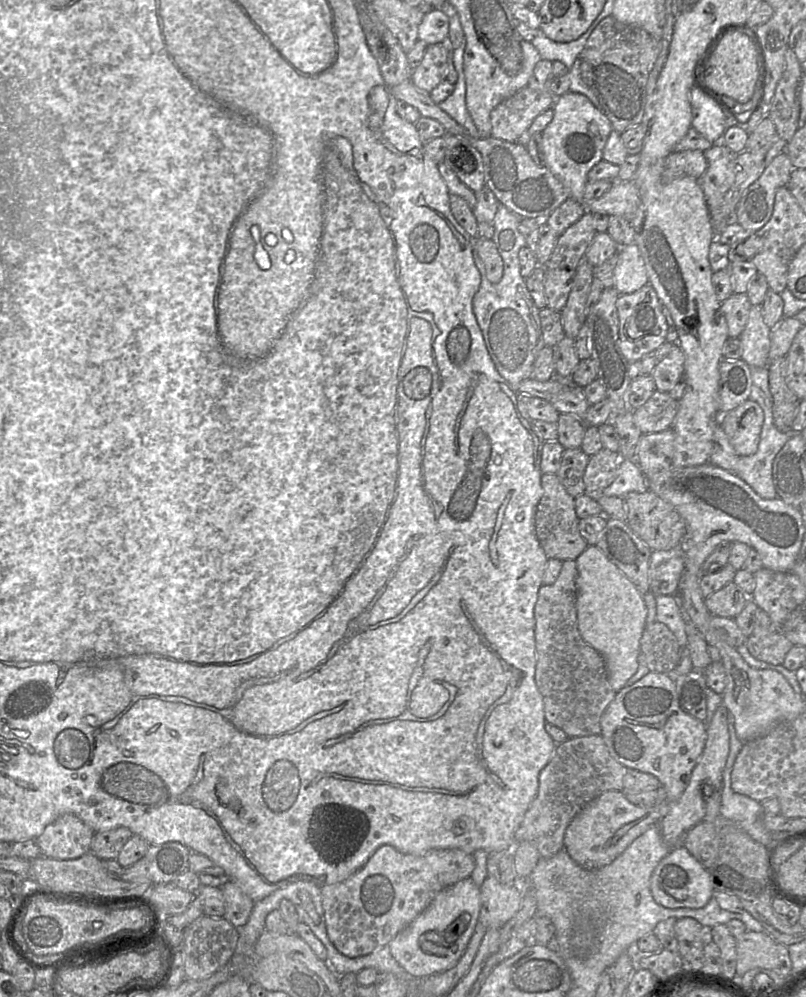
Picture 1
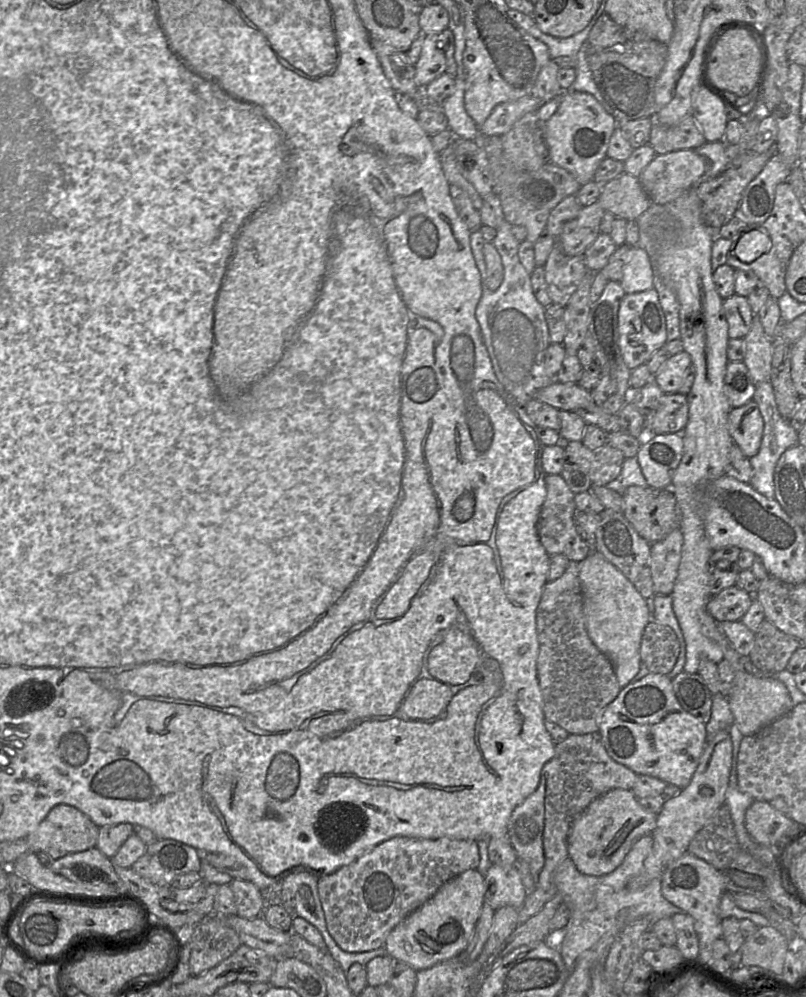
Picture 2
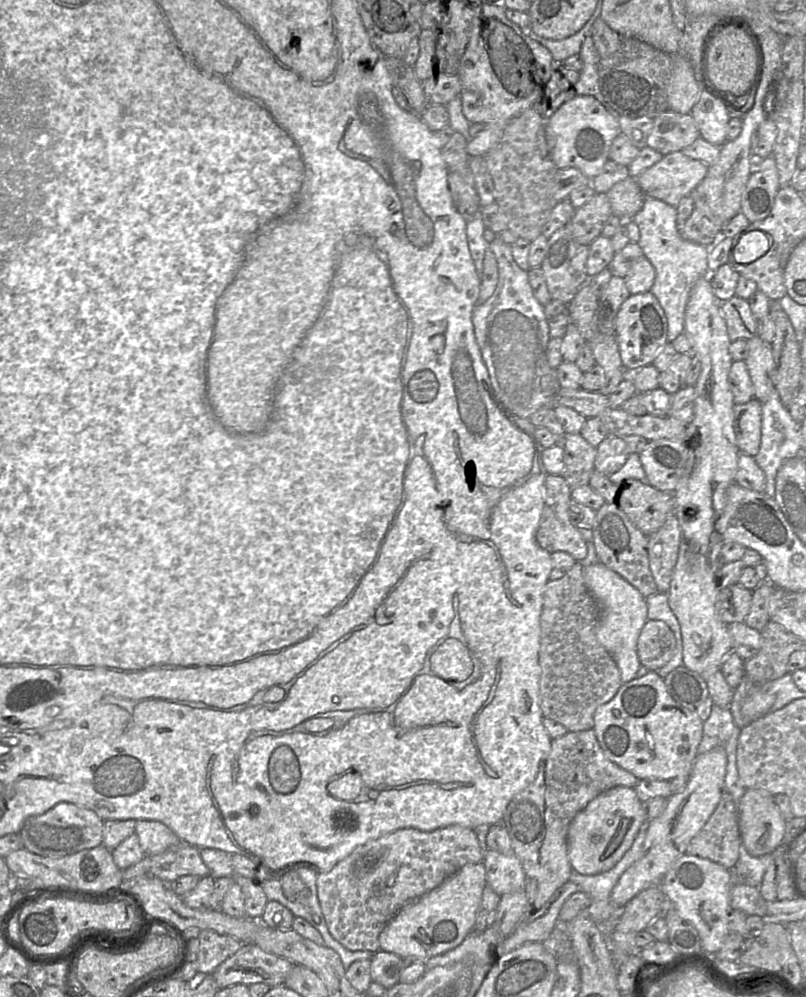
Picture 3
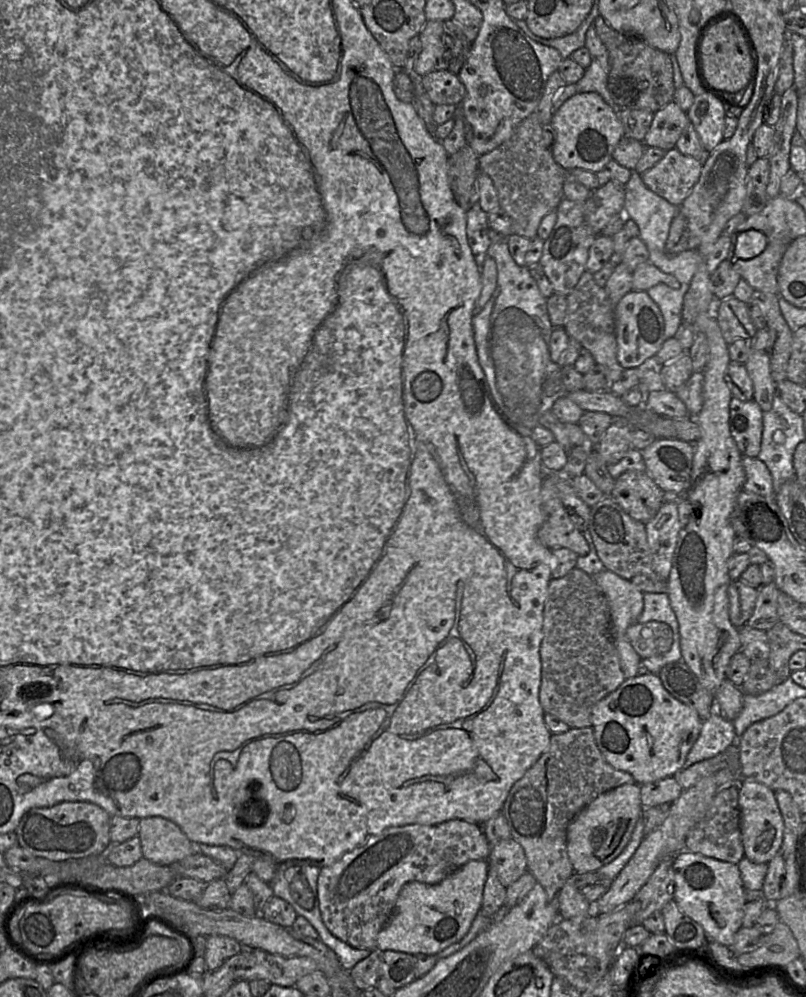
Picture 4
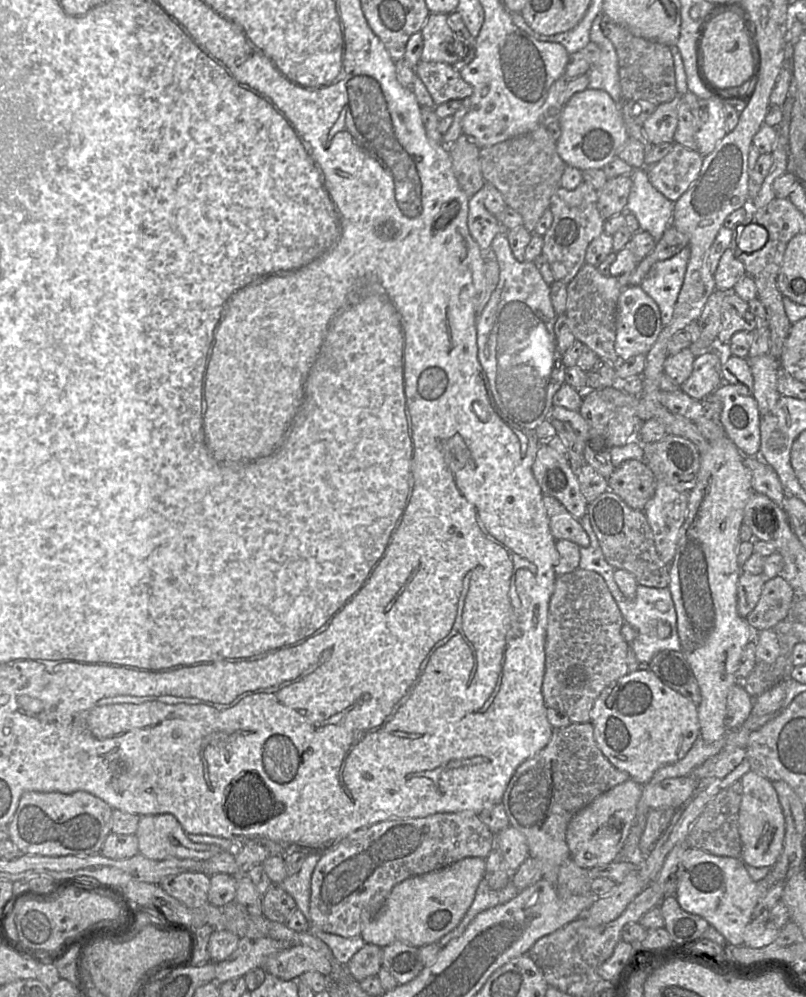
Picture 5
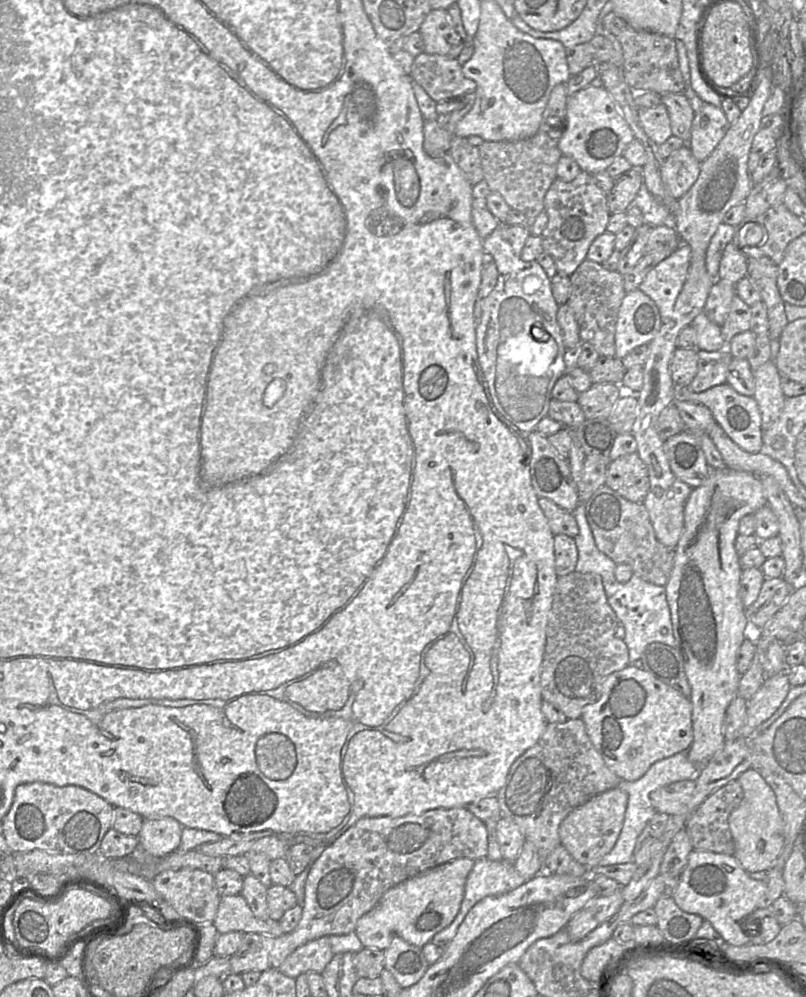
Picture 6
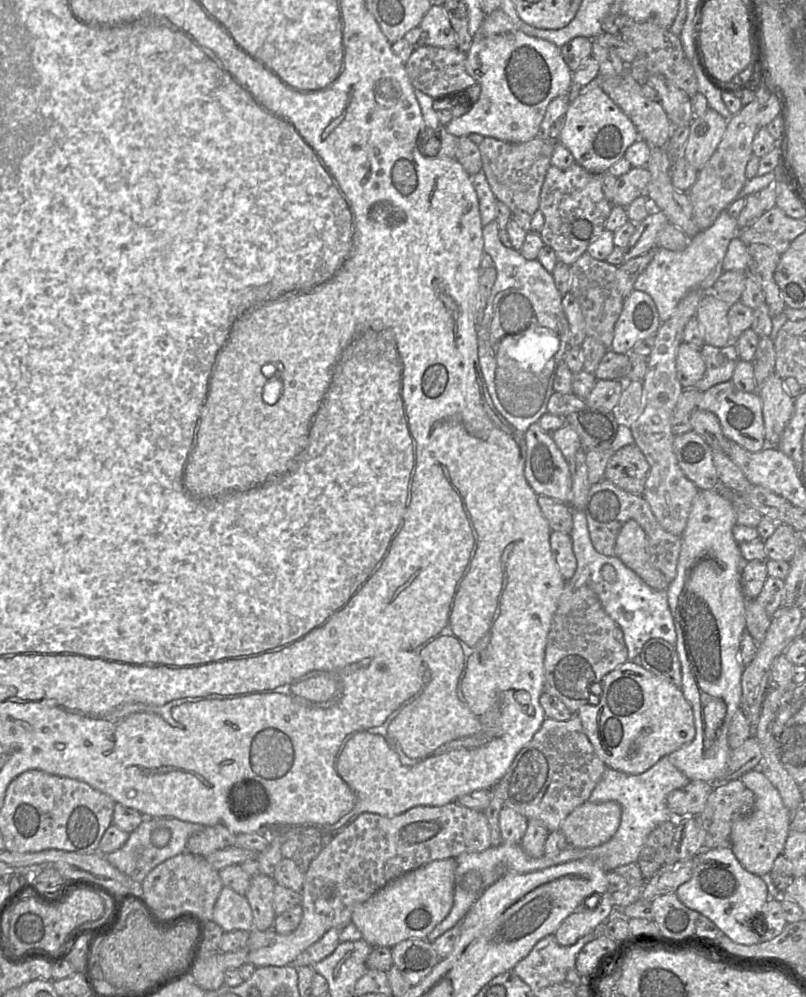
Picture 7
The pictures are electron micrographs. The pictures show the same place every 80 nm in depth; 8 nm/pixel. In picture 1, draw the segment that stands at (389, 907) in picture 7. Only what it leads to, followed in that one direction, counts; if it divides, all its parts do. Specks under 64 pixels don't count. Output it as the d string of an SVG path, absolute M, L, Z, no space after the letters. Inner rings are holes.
M469 877L440 891L429 906L388 944L395 960L411 978L452 968L464 954L479 922L481 891Z

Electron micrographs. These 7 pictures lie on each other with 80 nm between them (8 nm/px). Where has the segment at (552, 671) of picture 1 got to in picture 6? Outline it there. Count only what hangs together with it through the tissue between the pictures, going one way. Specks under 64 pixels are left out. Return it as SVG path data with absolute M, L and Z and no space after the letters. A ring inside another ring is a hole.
M575 570L559 576L542 663L543 700L558 706L569 719L581 718L583 708L597 699L604 679L631 664L627 644L616 636L619 624L599 574Z

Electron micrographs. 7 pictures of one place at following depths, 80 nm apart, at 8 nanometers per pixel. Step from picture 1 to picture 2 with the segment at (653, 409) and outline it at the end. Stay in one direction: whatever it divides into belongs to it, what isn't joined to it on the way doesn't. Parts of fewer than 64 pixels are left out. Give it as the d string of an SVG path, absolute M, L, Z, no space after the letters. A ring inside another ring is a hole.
M664 393L656 410L644 415L647 435L682 433L688 421L689 404L687 396Z

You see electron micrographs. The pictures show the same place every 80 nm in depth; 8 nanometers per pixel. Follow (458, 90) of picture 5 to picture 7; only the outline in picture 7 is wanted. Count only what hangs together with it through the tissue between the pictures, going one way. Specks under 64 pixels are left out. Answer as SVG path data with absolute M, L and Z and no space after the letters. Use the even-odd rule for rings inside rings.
M424 45L414 49L405 67L413 87L436 99L463 92L476 83L476 80L466 71L465 60L466 54L458 48L446 49Z

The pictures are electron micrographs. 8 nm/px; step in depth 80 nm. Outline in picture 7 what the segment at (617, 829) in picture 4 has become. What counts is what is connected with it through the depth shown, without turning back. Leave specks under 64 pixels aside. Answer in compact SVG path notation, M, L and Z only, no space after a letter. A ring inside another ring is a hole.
M587 801L563 820L560 830L574 847L597 847L614 836L620 825L621 812L620 804L615 801Z

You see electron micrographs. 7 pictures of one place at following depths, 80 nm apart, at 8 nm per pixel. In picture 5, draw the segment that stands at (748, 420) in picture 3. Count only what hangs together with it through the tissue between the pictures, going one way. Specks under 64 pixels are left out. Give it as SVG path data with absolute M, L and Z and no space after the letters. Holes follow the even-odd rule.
M722 383L712 395L721 402L719 423L726 436L744 456L759 456L761 415L754 397L741 395L728 383Z

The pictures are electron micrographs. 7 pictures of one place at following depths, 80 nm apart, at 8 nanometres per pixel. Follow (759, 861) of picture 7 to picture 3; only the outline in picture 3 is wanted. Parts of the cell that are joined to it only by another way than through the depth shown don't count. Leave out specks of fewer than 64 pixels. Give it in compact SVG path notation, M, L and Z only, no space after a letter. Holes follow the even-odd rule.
M746 789L738 803L738 822L741 843L754 857L771 854L783 842L787 821L774 802L774 796L760 789Z

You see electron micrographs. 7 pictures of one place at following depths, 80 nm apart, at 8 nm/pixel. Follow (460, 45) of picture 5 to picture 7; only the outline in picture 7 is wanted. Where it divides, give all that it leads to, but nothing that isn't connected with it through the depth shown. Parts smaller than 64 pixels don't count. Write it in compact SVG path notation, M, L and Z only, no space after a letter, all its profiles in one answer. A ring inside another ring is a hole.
M433 3L419 27L426 33L426 45L446 49L458 48L457 35L442 4Z

